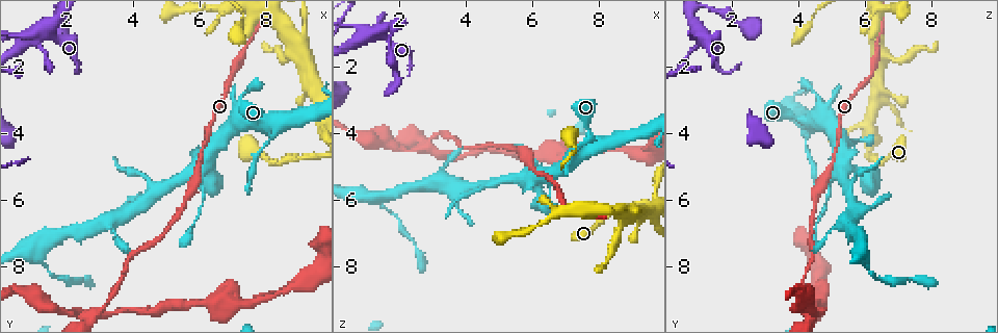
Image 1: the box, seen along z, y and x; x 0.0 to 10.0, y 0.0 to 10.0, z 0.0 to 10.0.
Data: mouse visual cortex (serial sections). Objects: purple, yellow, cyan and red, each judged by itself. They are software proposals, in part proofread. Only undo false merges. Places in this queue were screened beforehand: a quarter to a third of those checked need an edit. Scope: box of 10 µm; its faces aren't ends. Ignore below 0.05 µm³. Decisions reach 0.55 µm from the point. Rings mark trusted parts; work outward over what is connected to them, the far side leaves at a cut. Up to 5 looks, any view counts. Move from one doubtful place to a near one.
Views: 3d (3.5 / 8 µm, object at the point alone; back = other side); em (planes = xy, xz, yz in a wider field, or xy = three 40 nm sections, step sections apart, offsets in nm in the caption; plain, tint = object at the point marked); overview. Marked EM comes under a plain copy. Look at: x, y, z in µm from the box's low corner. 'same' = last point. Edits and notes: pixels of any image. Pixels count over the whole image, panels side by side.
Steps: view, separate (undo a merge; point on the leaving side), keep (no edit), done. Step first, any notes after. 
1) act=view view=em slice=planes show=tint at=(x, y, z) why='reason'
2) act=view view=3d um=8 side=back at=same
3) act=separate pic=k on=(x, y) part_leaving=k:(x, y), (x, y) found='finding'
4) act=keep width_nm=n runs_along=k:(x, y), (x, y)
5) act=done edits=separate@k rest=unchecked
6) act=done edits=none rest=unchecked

act=view view=3d um=3.5 at=(7.75, 3.65, 4.30) why='calibre changes'

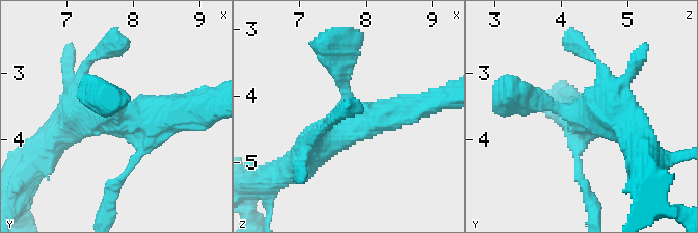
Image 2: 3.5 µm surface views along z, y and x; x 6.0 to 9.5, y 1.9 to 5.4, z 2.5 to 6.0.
act=view view=em slice=xy step=5 show=tint at=(7.75, 3.70, 4.30) arms=4 arm_widths_nm=300,300,350,500 why='need the tissue'

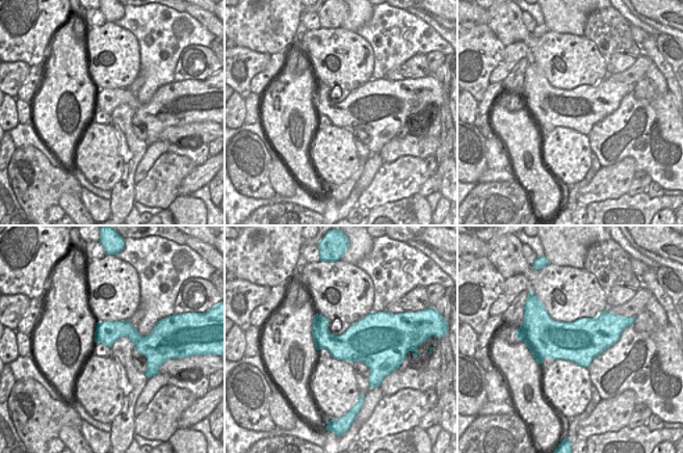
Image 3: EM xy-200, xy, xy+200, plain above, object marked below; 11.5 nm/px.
act=keep found='all the same cell'

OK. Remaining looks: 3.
act=view view=3d um=3.5 side=back at=(9.05, 1.70, 6.45) why='calibre changes'

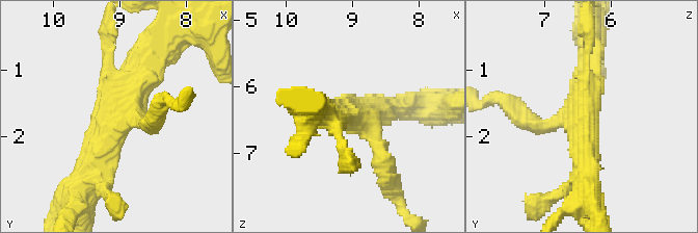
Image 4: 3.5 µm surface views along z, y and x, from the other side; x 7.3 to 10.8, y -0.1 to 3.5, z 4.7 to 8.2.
act=view view=em slice=xy step=5 show=tint at=(9.05, 1.75, 6.50) arms=4 arm_widths_nm=200,200,350,400

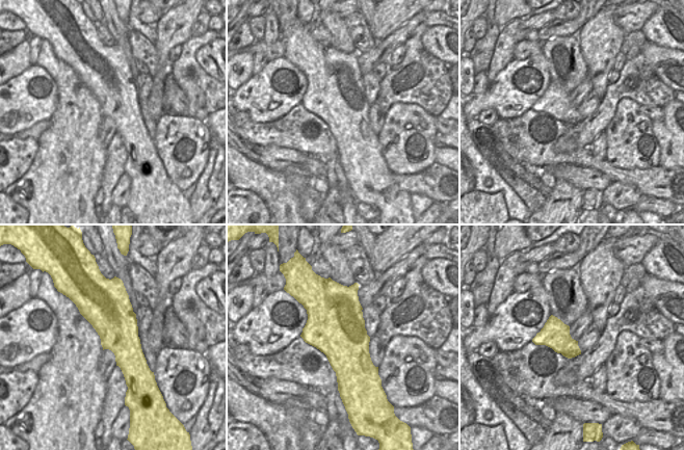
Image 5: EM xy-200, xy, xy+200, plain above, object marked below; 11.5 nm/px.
act=keep runs_along=4:(87, 180), (116, 103), (151, 62) found='all the same cell'

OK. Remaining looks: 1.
act=done edits=none rest=unchecked

